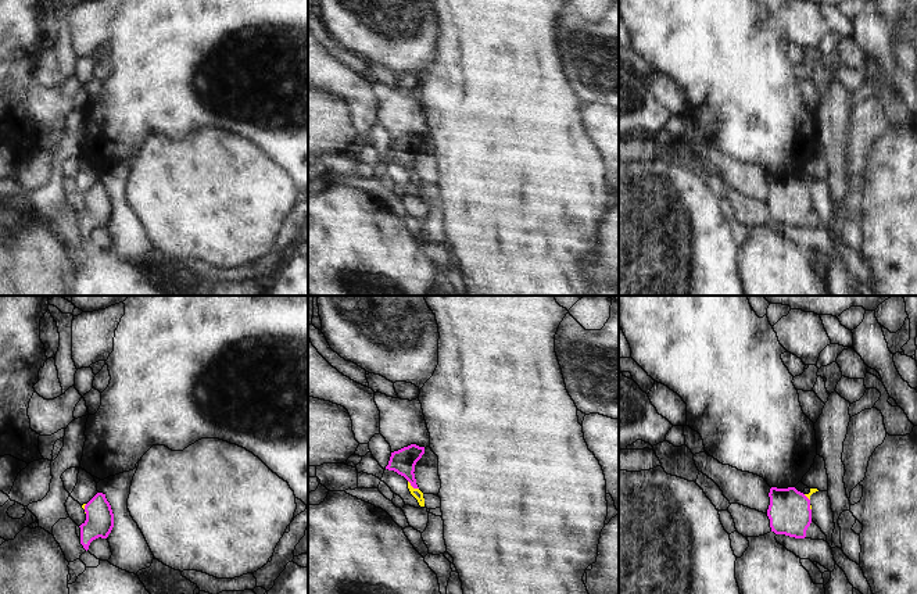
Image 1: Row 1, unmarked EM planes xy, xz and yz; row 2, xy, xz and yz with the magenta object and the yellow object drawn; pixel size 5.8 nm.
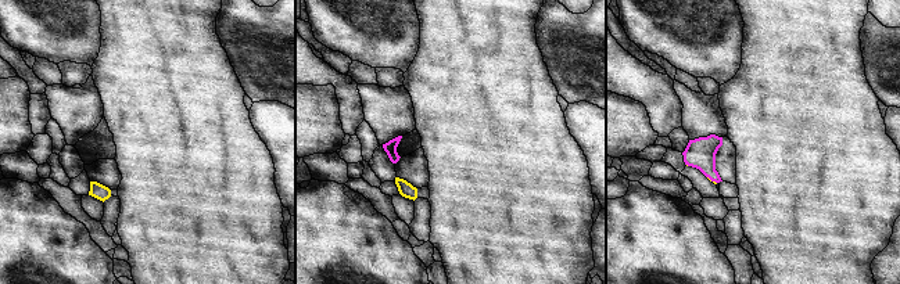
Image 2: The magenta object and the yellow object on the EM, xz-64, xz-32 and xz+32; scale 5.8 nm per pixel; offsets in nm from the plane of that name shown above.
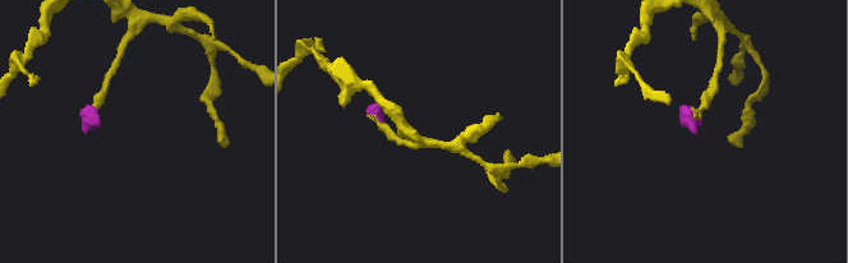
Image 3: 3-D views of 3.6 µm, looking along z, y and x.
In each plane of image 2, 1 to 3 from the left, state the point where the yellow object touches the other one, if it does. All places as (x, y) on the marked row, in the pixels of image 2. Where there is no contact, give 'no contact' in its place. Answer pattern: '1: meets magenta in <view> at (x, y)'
1: no contact
2: no contact
3: meets magenta in xz+32 at (712, 180)

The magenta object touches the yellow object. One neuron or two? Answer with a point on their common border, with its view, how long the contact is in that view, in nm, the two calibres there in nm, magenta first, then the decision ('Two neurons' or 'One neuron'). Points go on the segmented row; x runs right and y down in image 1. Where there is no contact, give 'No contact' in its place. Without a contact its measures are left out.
Touches magenta at xz (412, 486). Shared border 80 nm. Thickness 140 nm (magenta) against 60 nm. One neuron.

